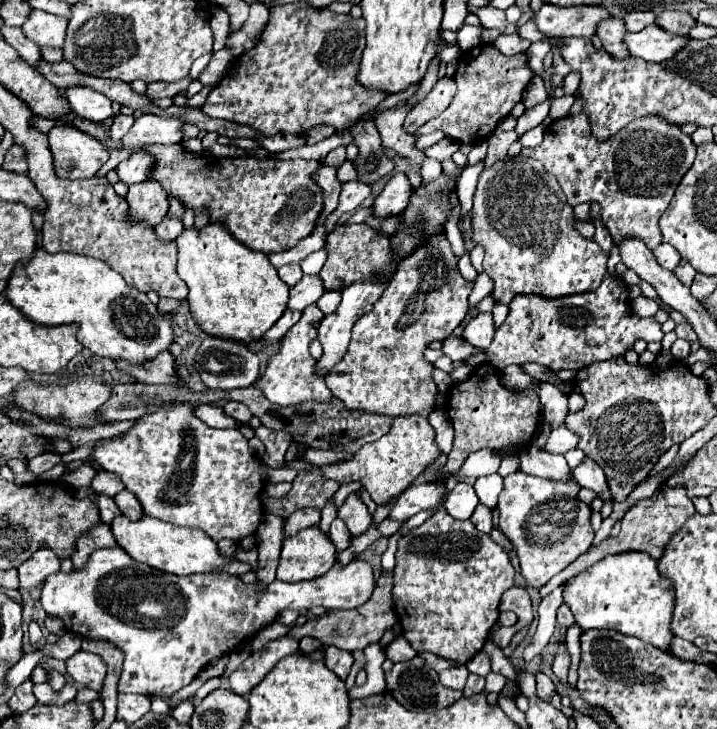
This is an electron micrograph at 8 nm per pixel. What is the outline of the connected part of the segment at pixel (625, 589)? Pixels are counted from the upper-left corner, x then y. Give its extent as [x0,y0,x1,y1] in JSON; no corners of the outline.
[564,552,676,652]

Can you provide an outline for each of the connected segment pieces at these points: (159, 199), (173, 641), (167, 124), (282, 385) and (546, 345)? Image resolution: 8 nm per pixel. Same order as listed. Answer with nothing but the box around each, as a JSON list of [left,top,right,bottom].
[[126,180,170,228],[40,548,376,694],[96,114,184,178],[254,304,332,406],[486,274,664,372]]

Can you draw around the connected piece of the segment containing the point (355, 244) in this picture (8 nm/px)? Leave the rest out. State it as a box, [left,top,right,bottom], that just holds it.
[320,224,394,290]

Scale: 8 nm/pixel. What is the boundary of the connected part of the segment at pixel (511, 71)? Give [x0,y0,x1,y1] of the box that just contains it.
[416,44,532,144]

